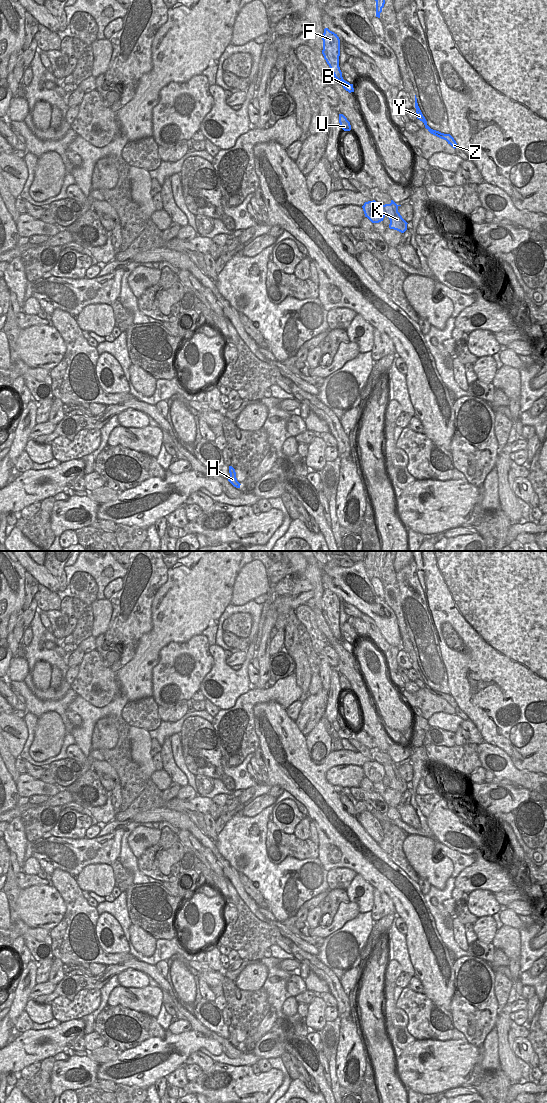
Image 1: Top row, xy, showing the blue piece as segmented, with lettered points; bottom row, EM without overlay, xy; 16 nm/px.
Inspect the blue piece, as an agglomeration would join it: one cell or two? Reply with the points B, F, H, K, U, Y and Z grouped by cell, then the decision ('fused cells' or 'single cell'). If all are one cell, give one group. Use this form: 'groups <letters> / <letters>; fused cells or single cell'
groups B F / H K U Y Z; fused cells

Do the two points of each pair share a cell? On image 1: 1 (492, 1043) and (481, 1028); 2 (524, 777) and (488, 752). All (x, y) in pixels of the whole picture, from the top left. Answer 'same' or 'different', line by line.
1: different
2: same

